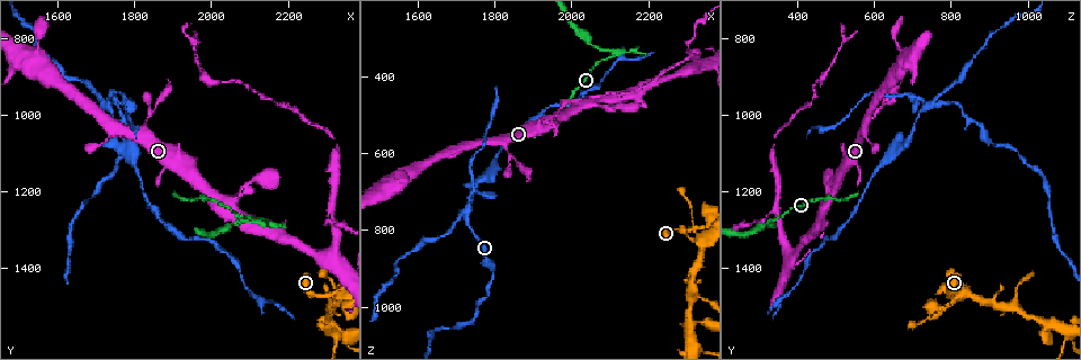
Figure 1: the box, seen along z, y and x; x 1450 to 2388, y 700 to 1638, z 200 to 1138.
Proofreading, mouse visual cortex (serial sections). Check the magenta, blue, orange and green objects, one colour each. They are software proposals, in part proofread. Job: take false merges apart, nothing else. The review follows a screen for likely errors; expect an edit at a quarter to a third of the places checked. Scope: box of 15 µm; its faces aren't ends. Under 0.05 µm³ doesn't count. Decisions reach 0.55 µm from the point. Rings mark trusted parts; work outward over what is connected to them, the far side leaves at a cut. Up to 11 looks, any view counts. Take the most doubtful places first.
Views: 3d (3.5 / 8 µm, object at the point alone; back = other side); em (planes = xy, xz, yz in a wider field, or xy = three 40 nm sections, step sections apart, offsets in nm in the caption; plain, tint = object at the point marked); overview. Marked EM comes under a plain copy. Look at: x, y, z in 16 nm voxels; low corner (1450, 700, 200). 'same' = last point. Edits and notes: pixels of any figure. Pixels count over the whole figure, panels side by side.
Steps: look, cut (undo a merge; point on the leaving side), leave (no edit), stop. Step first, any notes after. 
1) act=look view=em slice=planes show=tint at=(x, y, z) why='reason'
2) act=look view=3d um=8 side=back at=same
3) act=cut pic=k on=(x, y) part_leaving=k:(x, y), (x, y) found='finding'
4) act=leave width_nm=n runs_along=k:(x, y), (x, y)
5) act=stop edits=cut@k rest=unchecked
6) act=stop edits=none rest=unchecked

act=look view=3d um=8 at=(2105, 1270, 345) why='branch point'

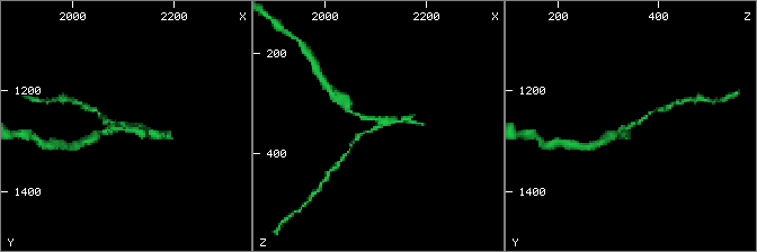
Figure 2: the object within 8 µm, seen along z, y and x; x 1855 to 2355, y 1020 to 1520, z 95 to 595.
act=look view=3d um=3.5 at=(2115, 1275, 340)

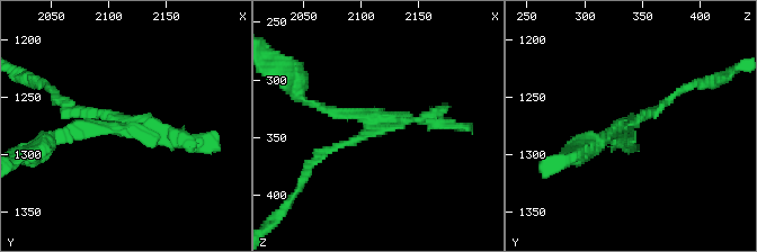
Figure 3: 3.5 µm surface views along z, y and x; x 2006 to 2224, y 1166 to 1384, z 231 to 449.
act=cut pic=3 on=(77, 124) part_leaving=3:(118, 125), (60, 132), (32, 153) found='a second cell is stuck on'

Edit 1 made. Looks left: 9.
act=look view=overview why='see it whole again'

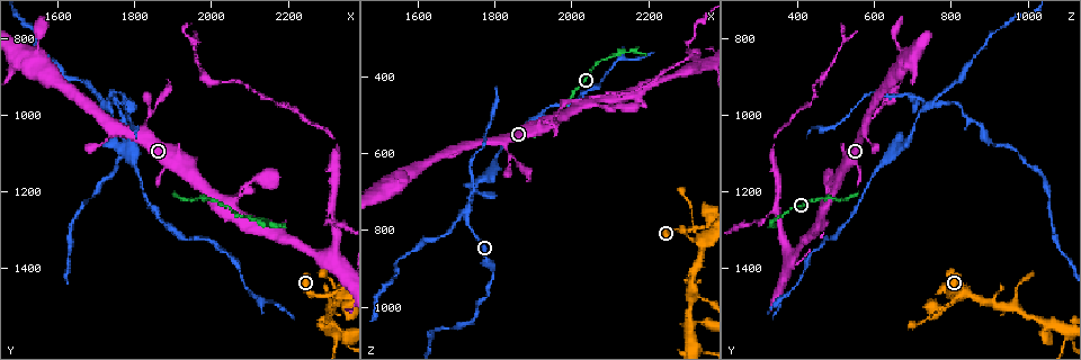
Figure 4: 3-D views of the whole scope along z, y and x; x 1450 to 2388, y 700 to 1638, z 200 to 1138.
act=look view=3d um=3.5 at=(1730, 975, 755) why='four arms meet'

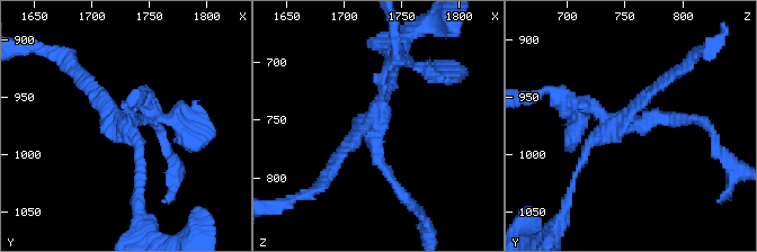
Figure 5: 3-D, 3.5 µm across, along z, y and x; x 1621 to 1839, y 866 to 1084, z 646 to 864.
act=look view=em slice=xy step=5 show=tint at=(1726, 974, 756) arms=4 arm_widths_nm=150,150,150,150 why='need the tissue'

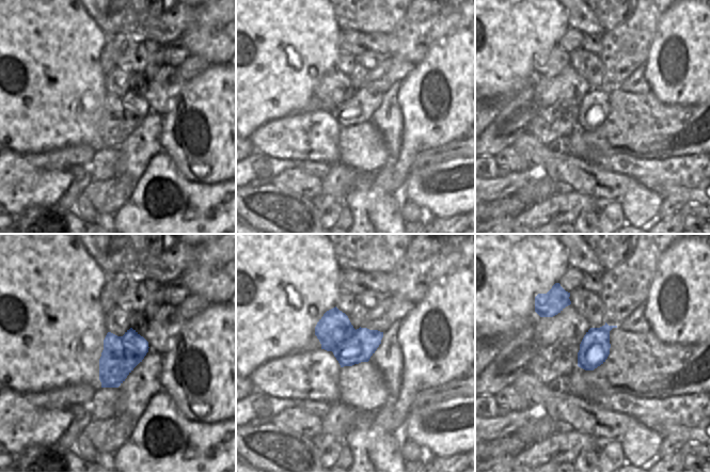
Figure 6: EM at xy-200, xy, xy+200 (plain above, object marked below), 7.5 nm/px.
act=look view=em slice=xy step=3 show=tint at=same

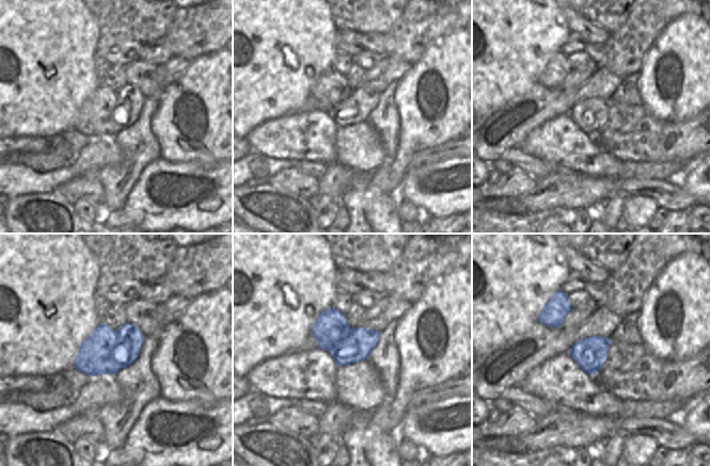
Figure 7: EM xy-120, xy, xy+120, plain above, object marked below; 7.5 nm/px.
act=cut pic=5 on=(139, 155) border=7:(116, 332), (111, 357), (121, 368) found='a second cell is stuck on'

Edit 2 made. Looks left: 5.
act=look view=overview

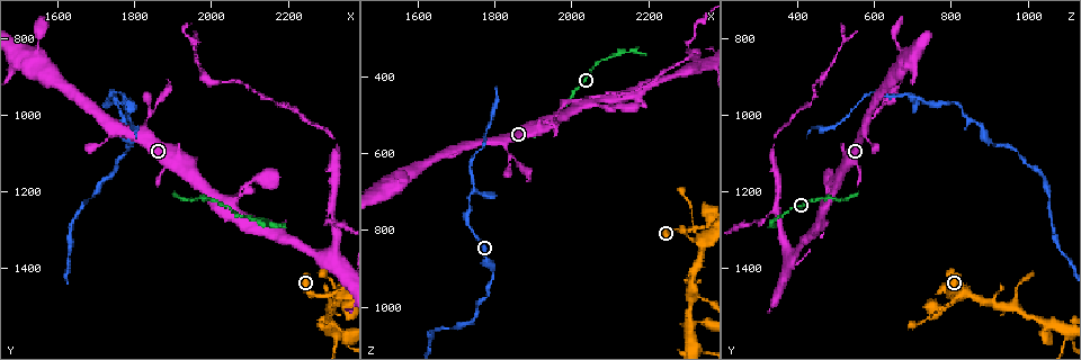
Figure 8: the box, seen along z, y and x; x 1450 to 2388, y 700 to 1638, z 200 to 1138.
act=look view=3d um=8 at=(2315, 1255, 355)

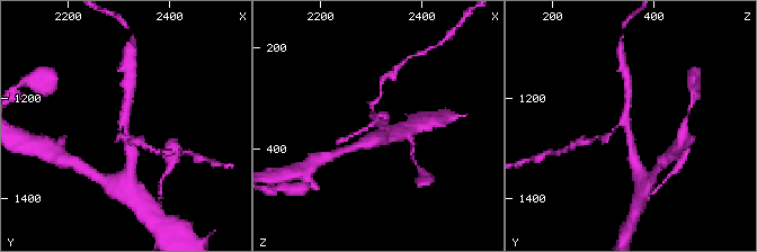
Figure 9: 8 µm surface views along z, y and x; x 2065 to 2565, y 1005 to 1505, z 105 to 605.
act=look view=3d um=3.5 at=(2310, 1250, 350) why='zoom in'

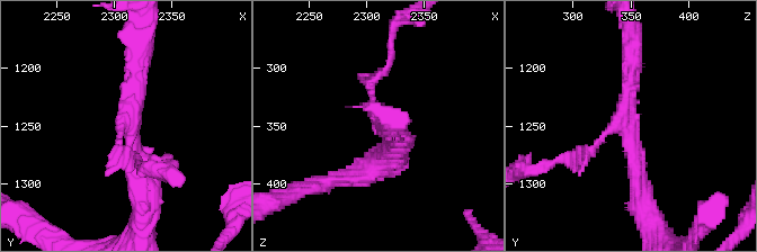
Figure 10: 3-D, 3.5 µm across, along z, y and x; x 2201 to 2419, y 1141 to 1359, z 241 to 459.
act=look view=em slice=xy step=2 show=tint at=(2316, 1252, 350) arms=3 arm_widths_nm=150,250,250

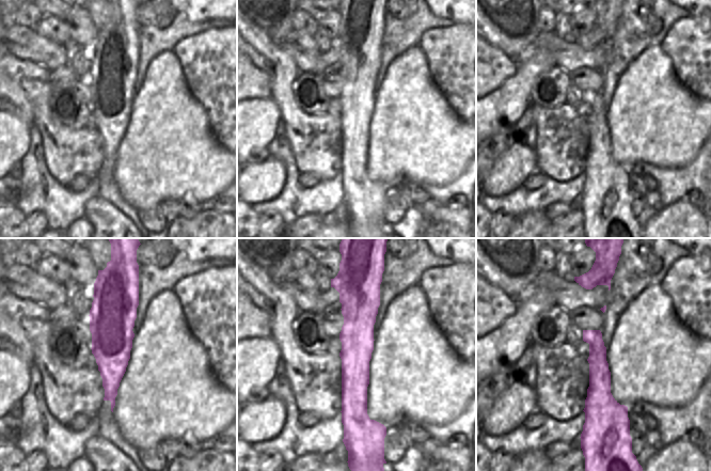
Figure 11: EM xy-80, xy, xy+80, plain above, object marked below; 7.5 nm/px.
act=leave width_nm=260 runs_along=10:(640, 199), (629, 126), (632, 50) found='continuous, no second cell'

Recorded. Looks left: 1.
act=stop edits=cut@3,cut@5 rest=unchecked

